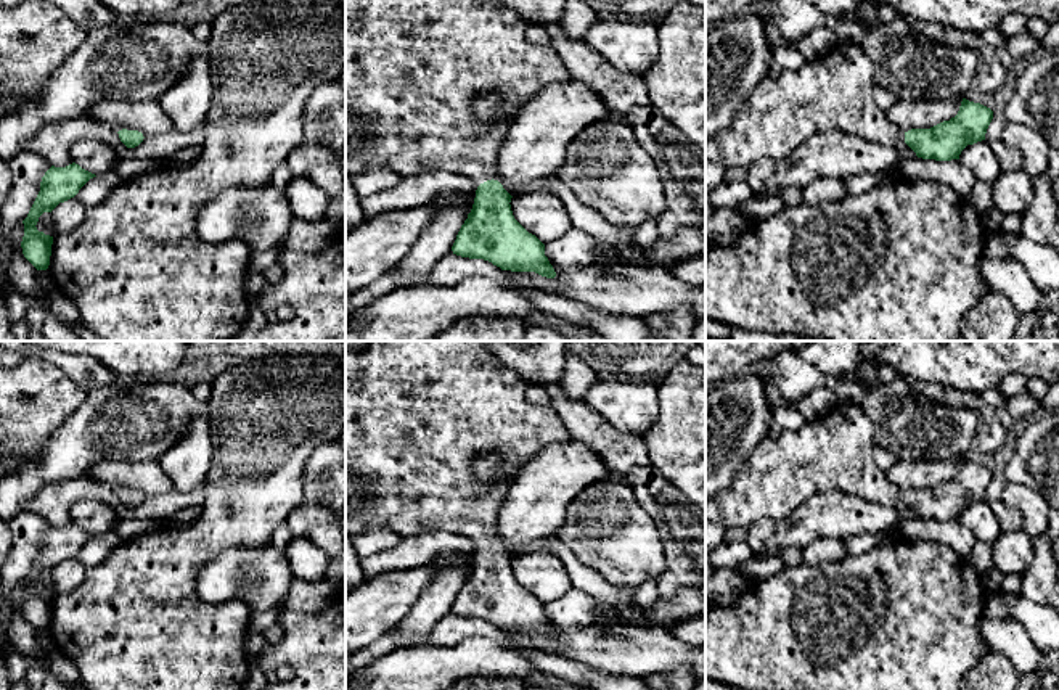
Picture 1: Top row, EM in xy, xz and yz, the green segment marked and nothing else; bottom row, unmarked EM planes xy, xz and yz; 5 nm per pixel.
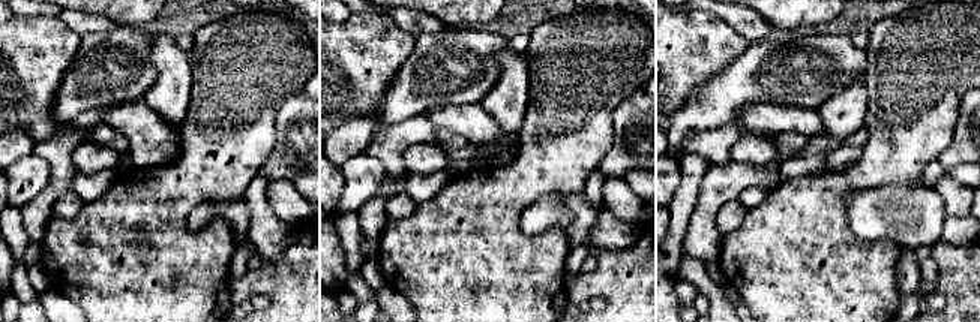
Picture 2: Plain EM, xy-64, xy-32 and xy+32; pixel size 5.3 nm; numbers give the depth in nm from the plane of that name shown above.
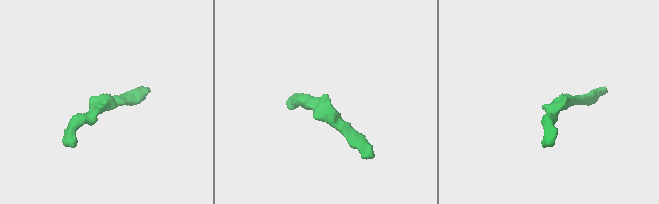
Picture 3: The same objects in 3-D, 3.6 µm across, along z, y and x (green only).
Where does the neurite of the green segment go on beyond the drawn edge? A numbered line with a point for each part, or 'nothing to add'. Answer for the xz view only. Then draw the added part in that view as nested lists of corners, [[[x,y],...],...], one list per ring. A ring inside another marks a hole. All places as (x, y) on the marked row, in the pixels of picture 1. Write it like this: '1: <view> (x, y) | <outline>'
1: xz (413, 68) | [[[346,0],[346,175],[386,167],[400,177],[447,170],[477,185],[497,175],[497,156],[522,106],[546,85],[570,76],[551,45],[525,39],[522,16],[497,0]],[[497,92],[503,119],[482,124],[474,113],[480,93]]]

